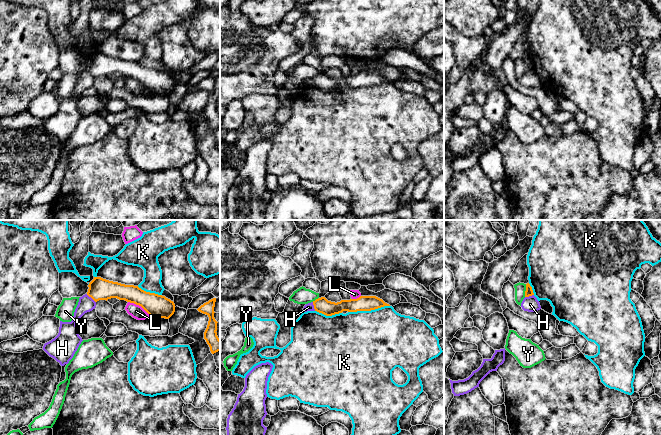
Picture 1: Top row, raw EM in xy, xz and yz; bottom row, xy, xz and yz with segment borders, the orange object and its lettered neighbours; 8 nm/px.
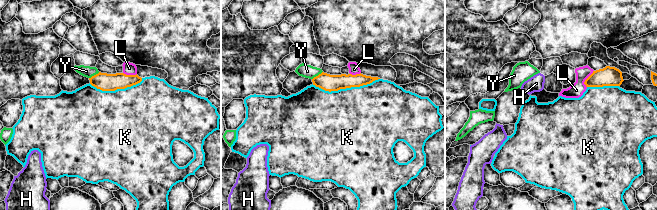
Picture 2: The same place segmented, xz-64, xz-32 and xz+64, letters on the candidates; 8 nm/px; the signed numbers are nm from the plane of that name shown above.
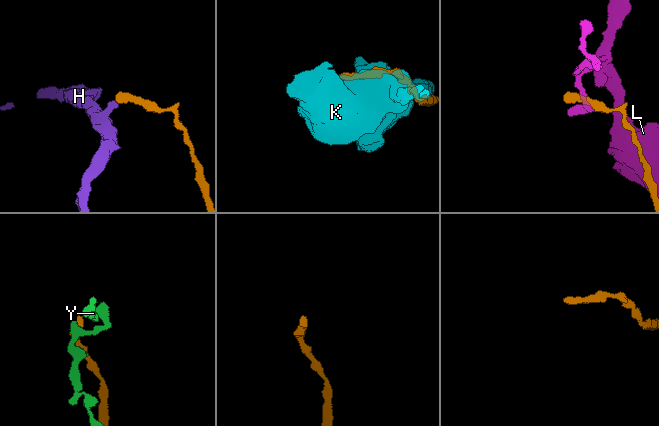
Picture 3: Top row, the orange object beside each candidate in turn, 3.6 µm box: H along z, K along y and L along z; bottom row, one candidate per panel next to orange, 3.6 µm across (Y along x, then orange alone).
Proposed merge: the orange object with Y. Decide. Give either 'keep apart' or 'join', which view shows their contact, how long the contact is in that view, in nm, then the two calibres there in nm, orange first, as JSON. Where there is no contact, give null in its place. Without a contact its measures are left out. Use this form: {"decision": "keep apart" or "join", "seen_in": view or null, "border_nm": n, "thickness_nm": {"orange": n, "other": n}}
{"decision": "keep apart", "seen_in": "yz", "border_nm": 110, "thickness_nm": {"orange": 60, "other": 90}}

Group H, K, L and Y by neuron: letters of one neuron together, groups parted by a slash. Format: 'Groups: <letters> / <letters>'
Groups: H / K / L / Y

